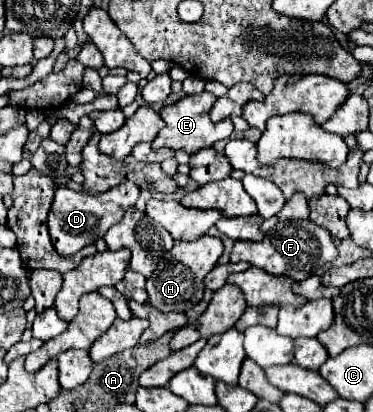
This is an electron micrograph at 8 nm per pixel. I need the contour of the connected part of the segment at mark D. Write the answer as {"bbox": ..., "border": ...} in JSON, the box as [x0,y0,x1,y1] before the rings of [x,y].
{"bbox":[48,182,140,256],"border":[[[122,182],[100,196],[76,192],[76,190],[70,190],[68,186],[58,186],[54,194],[54,202],[48,212],[48,230],[58,254],[62,256],[76,254],[80,248],[92,244],[98,238],[104,238],[106,230],[112,224],[116,224],[128,208],[134,206],[138,194],[140,194],[140,188],[134,186],[134,182]]]}

